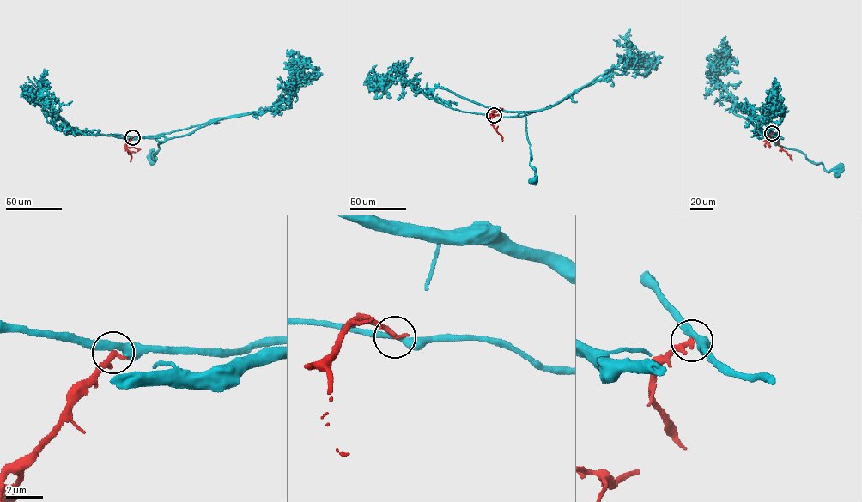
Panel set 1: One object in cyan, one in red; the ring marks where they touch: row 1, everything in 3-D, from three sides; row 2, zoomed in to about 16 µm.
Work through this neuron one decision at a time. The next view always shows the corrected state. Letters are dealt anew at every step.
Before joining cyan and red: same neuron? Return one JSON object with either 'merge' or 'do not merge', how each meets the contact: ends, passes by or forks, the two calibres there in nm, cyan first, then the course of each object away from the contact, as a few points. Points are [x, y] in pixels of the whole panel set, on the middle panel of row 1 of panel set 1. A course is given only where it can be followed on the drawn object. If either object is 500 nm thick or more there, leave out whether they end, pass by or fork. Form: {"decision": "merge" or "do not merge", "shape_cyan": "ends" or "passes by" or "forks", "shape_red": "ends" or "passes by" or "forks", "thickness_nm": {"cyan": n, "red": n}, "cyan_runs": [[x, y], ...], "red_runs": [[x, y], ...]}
{"decision": "do not merge", "shape_cyan": "passes by", "shape_red": "ends", "thickness_nm": {"cyan": 320, "red": 320}, "cyan_runs": [[494, 115], [515, 116], [525, 112], [527, 138], [531, 144], [530, 162], [536, 172], [533, 180]], "red_runs": [[494, 115], [489, 117], [490, 123], [502, 141]]}

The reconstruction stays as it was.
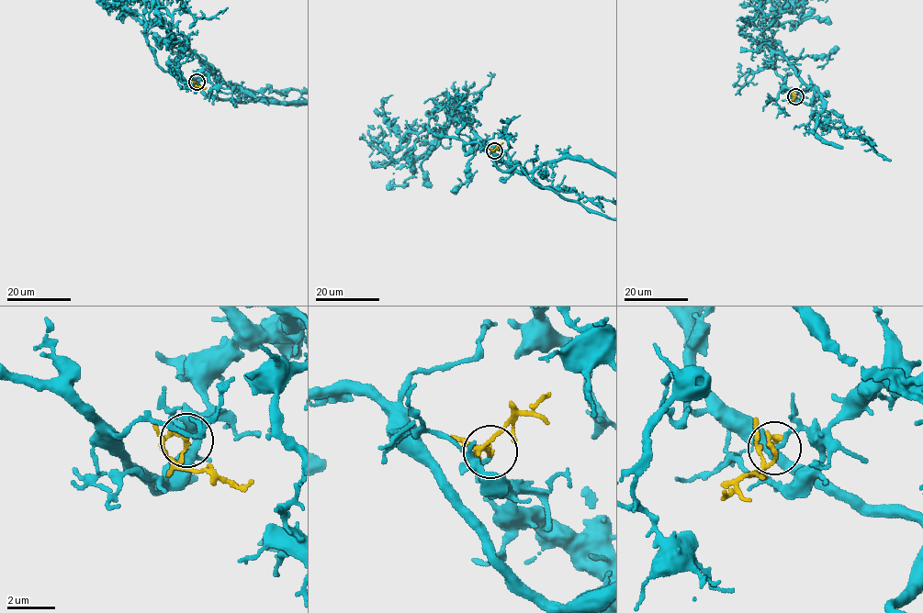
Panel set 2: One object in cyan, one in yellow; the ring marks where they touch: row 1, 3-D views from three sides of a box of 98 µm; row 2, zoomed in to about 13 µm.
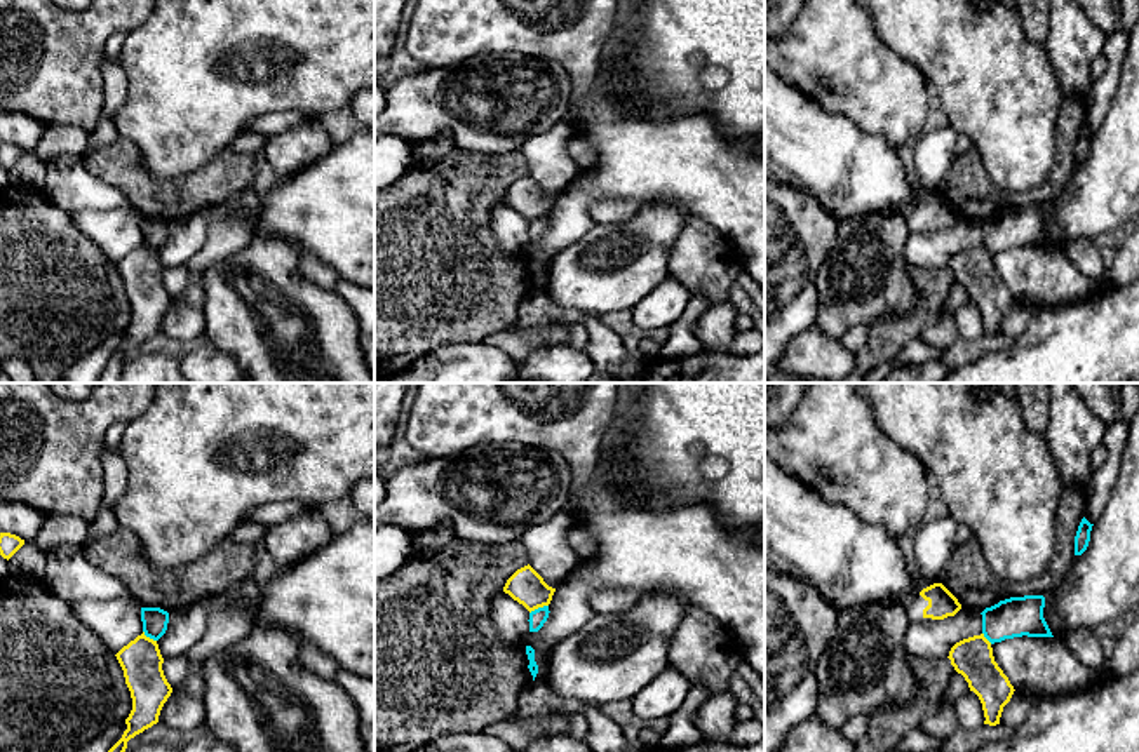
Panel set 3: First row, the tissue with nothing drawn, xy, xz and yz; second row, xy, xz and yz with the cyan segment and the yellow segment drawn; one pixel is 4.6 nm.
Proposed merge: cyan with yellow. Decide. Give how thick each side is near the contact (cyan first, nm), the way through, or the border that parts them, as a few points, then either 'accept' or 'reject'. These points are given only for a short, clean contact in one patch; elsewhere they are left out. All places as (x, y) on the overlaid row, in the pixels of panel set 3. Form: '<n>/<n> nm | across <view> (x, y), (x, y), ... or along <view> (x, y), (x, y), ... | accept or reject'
80/160 nm | across xz (539, 617), (539, 608), (535, 596), (526, 587) | accept

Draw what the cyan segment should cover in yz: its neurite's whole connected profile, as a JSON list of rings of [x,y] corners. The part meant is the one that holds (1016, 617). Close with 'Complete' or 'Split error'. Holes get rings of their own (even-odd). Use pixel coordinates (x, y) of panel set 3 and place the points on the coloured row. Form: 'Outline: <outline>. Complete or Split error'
Outline: [[[1024,595],[986,608],[982,634],[956,642],[949,651],[951,665],[965,677],[984,710],[984,724],[996,726],[1014,686],[993,656],[993,644],[1014,637],[1054,637],[1043,618],[1045,597]]]. Split error

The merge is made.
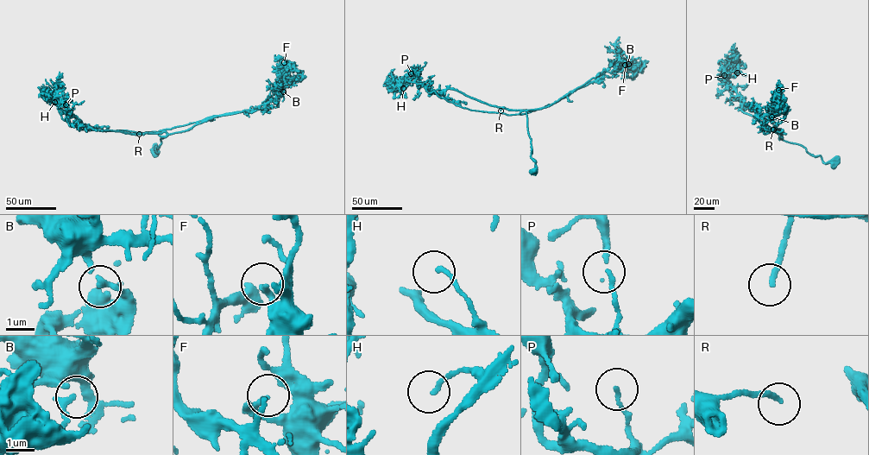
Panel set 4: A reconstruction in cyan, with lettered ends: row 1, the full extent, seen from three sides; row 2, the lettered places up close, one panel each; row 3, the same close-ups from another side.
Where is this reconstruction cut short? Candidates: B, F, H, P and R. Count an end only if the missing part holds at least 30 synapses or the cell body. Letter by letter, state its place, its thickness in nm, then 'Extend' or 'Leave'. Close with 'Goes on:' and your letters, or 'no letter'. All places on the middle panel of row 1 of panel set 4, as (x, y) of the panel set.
B: Place: (628, 64). Thickness 180 nm. Leave
F: Place: (625, 65). Thickness 220 nm. Leave
H: Place: (403, 88). Thickness 140 nm. Leave
P: Place: (411, 73). Thickness 120 nm. Leave
R: Place: (500, 110). Thickness 170 nm. Extend
Goes on: R

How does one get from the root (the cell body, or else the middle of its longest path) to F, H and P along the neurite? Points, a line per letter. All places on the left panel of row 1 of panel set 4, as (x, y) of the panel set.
F: (154, 153), (164, 136), (274, 100), (284, 62)
H: (154, 153), (166, 132), (93, 129), (54, 102)
P: (154, 153), (159, 152), (156, 147), (159, 148), (166, 132), (135, 134), (93, 129), (66, 111), (66, 104)

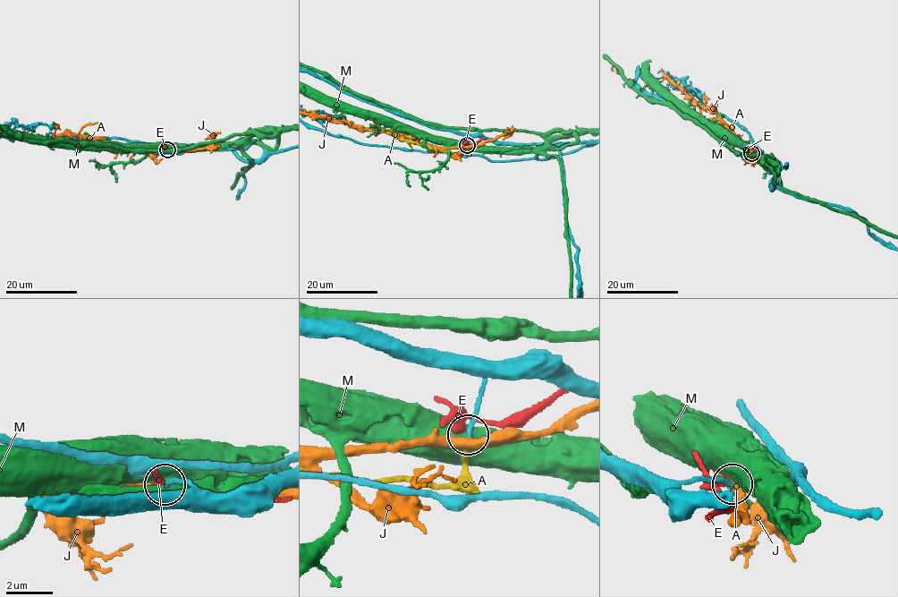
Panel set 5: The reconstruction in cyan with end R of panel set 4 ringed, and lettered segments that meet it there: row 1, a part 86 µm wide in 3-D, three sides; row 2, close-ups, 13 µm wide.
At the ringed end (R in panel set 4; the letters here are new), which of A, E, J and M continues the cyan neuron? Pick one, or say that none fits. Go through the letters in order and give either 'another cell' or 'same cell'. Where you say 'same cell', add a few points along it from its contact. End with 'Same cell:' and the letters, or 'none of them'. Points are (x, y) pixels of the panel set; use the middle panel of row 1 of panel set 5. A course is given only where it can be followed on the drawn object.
A: same cell
E: another cell
J: another cell
M: another cell
Same cell: A

